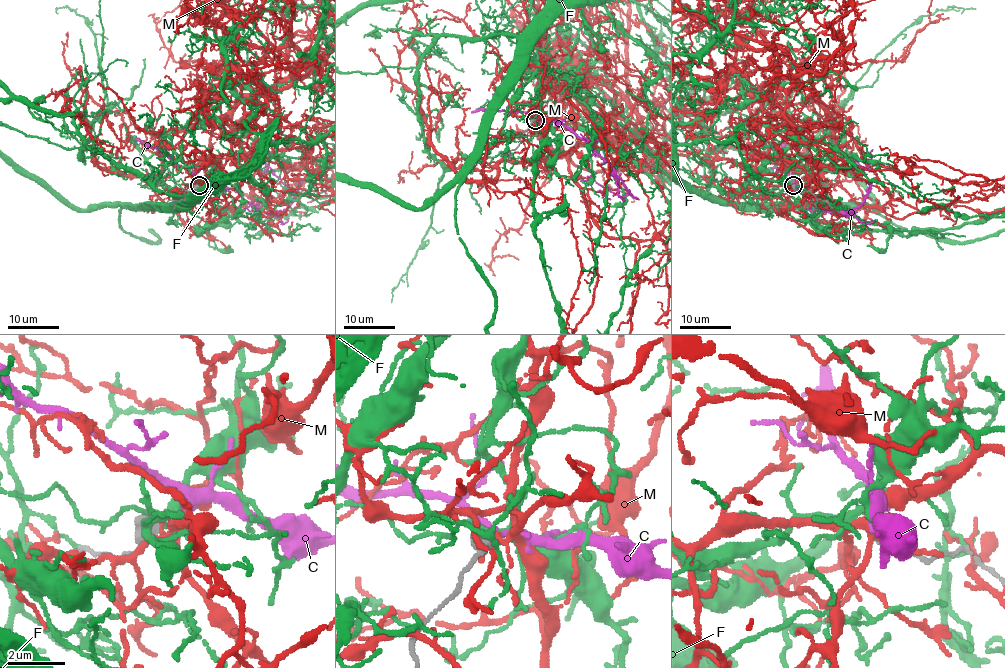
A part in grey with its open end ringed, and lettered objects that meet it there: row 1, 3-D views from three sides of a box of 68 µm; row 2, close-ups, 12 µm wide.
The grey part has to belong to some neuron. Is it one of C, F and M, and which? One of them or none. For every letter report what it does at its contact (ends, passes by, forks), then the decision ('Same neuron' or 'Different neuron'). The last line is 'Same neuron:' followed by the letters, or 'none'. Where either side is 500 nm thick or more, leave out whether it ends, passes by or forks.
C: Same neuron
F: Different neuron
M: Different neuron
Same neuron: C

